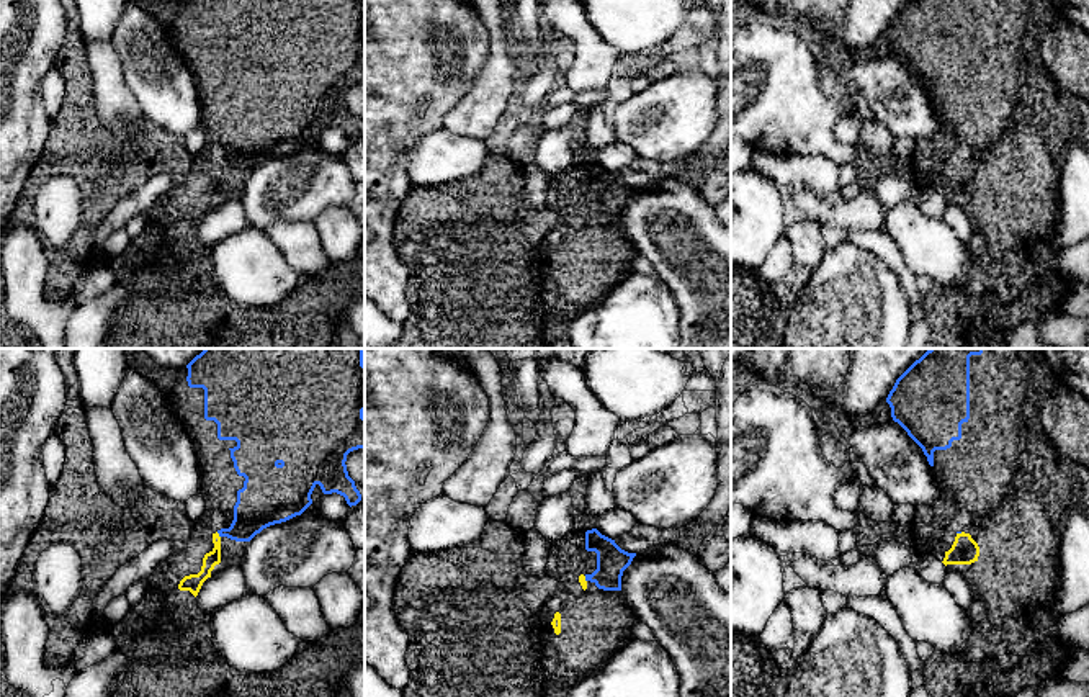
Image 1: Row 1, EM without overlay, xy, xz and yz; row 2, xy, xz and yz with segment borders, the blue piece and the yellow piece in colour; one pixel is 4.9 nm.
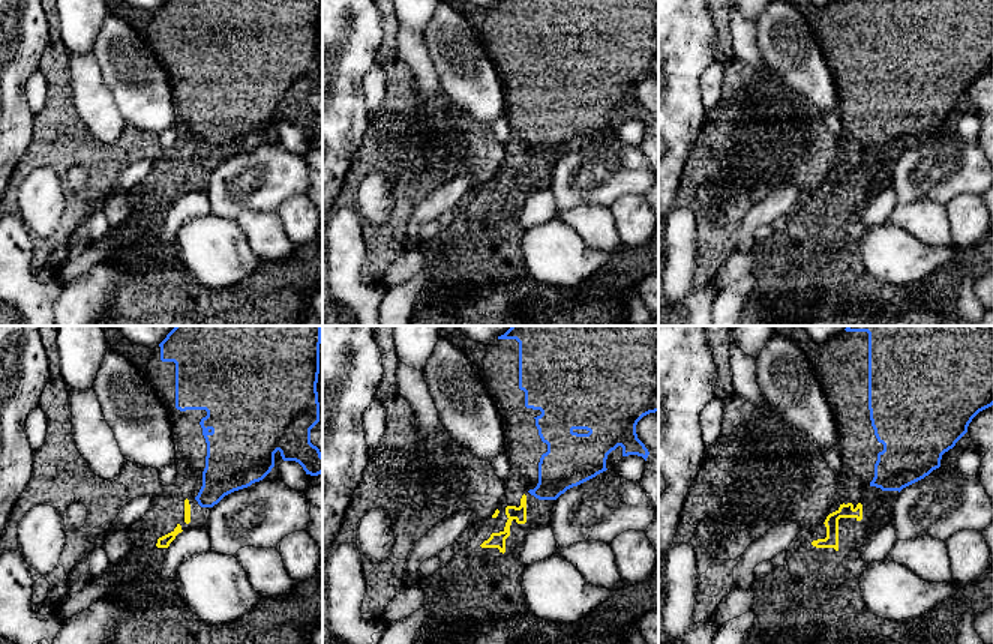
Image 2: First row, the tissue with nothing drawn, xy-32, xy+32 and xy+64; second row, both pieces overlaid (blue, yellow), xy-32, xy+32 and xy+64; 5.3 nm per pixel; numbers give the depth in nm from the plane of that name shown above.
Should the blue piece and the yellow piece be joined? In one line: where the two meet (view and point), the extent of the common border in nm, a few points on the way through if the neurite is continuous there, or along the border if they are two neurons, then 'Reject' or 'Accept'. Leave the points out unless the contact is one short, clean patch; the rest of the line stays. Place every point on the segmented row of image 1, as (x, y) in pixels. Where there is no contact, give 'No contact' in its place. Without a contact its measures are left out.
Touches blue at xy (219, 535). Shared border 40 nm. Path across: xy (259, 504), (231, 532), (219, 535), (211, 558). Accept

